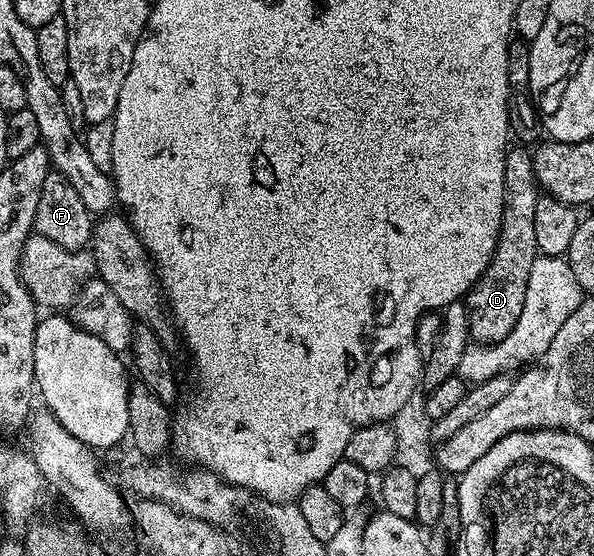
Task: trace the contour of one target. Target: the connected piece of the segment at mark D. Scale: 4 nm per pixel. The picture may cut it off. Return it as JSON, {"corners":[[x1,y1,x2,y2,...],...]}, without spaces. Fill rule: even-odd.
{"corners":[[507,148,504,159,504,207,502,208,502,222,500,235,490,257,486,272,471,289,466,292,464,304,468,315,470,328,470,341,480,345,495,345,516,327,516,319,520,319,520,311,524,311,524,299,528,287,528,275,532,271,532,263,538,258,539,251,536,247,536,203,540,196,540,186,534,178,532,153,529,148]]}

